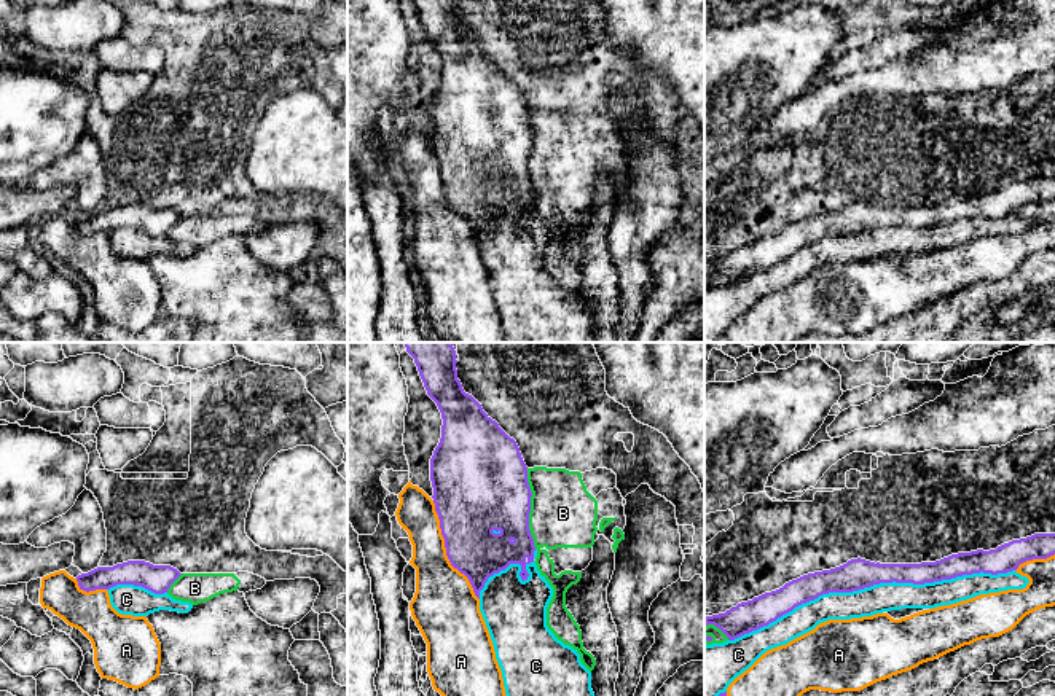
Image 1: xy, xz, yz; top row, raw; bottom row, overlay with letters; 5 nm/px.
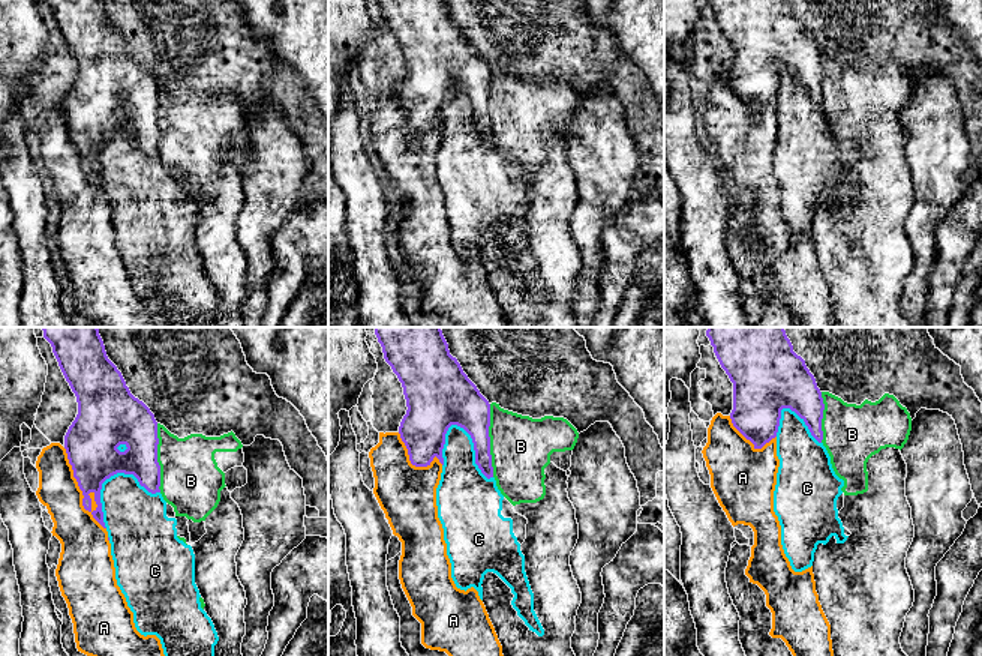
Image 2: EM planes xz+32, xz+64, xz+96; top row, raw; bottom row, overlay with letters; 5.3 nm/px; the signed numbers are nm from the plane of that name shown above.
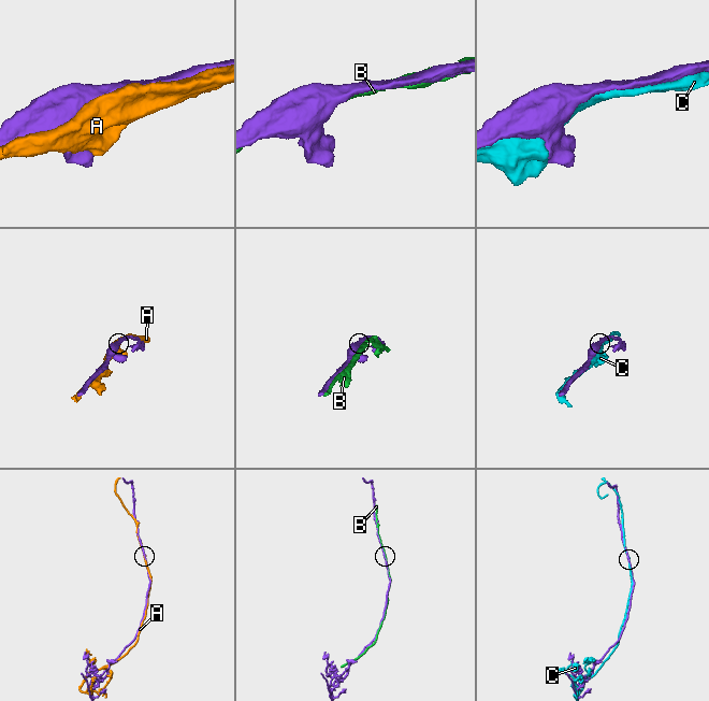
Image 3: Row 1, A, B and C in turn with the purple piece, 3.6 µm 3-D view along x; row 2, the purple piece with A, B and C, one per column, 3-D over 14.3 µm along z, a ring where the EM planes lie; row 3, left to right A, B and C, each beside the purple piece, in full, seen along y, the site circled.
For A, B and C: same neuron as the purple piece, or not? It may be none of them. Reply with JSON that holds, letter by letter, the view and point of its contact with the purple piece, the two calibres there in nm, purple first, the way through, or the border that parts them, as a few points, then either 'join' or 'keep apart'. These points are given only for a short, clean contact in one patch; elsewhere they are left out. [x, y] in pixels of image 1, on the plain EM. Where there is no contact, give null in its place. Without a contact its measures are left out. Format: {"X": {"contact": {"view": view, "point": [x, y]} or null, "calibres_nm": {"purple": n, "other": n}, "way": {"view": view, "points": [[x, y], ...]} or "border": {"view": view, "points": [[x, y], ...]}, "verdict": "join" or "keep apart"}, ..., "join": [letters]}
{"A": {"contact": {"view": "xz", "point": [447, 195]}, "calibres_nm": {"purple": 320, "other": 300}, "verdict": "keep apart"}, "B": {"contact": {"view": "xz", "point": [529, 152]}, "calibres_nm": {"purple": 440, "other": 340}, "verdict": "keep apart"}, "C": {"contact": {"view": "yz", "point": [870, 228]}, "calibres_nm": {"purple": 160, "other": 140}, "verdict": "keep apart"}, "join": []}

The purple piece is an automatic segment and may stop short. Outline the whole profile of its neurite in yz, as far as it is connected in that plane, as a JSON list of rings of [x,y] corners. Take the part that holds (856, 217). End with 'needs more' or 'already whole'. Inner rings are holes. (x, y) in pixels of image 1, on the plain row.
[[[1034,177],[1012,183],[996,193],[958,196],[935,205],[880,207],[851,202],[846,207],[803,218],[782,231],[741,245],[725,256],[704,261],[704,271],[714,268],[728,283],[757,274],[776,264],[795,250],[829,236],[853,236],[880,226],[924,228],[972,217],[1007,217],[1033,202],[1055,197],[1055,177]]] | already whole

